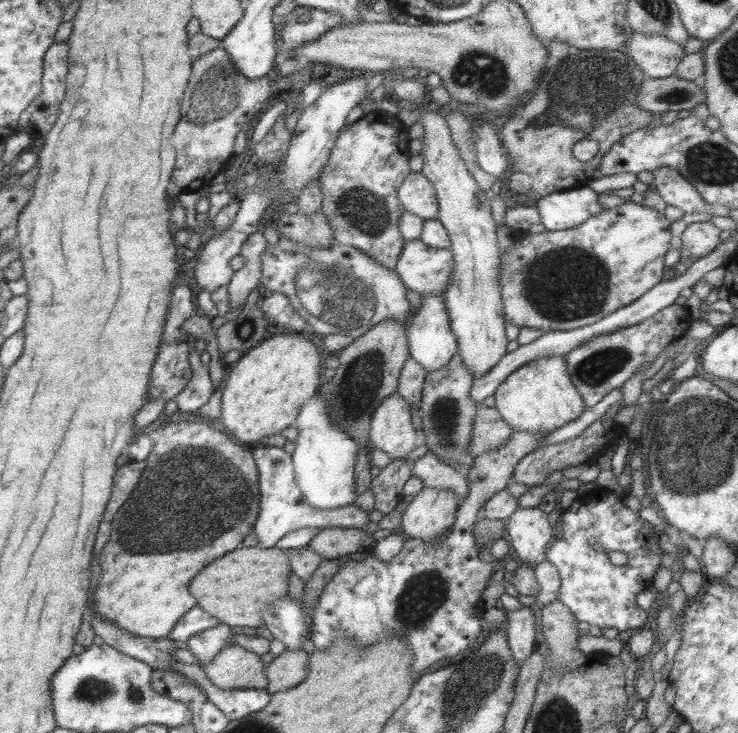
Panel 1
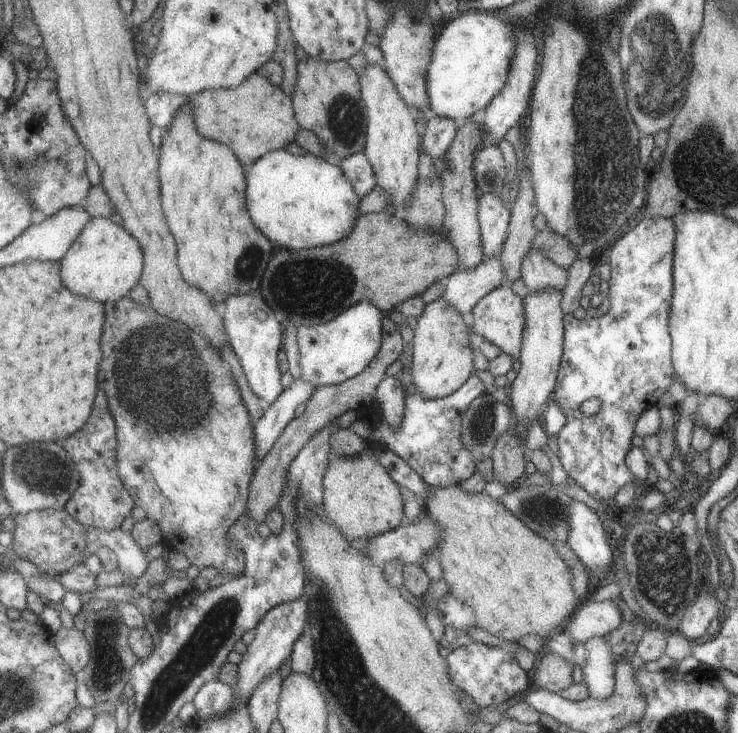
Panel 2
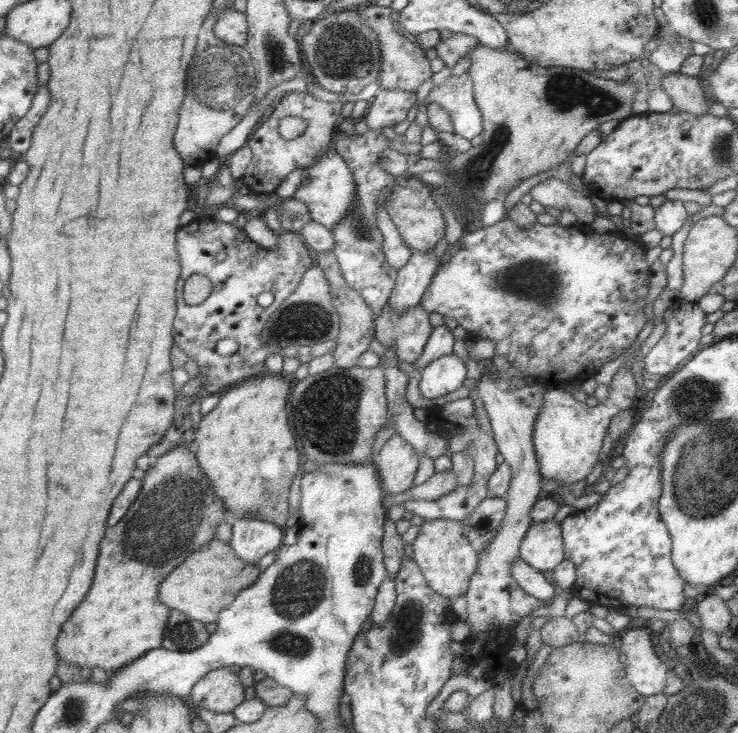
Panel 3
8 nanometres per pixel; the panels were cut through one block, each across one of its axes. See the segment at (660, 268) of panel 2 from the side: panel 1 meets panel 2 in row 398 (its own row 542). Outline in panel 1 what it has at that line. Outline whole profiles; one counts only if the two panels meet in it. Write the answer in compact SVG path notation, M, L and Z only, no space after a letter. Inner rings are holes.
M599 485L587 493L578 494L563 514L563 535L556 539L550 549L545 552L547 559L558 569L561 578L561 589L557 600L570 610L576 621L598 626L601 630L614 628L617 632L644 626L648 617L645 611L638 608L637 596L652 585L656 572L664 567L660 562L664 554L659 543L660 533L656 532L651 523L644 521L639 513L626 507L625 497L619 497L610 489ZM592 541L600 543L608 552L612 550L624 552L627 556L627 563L622 566L614 565L606 551L595 551L590 547L589 542Z

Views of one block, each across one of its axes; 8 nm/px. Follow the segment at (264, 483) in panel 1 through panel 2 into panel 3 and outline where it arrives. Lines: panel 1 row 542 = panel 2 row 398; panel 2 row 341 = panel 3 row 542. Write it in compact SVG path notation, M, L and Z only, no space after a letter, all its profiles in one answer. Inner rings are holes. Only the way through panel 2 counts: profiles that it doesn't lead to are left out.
M257 517L233 518L230 521L233 532L230 546L236 556L250 564L258 563L262 556L283 546L285 530L277 524Z

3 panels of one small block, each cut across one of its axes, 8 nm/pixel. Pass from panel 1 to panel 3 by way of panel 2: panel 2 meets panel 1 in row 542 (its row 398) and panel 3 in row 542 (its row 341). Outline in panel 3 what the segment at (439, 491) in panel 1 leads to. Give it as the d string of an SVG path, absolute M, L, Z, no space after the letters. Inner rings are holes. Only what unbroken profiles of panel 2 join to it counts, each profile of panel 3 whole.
M436 518L422 524L413 542L414 562L418 564L428 586L442 597L456 600L467 593L470 579L480 565L479 552L471 545L463 532L464 522L448 518Z

